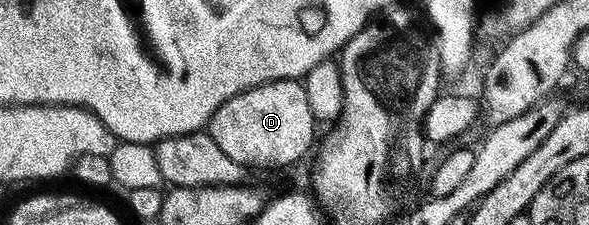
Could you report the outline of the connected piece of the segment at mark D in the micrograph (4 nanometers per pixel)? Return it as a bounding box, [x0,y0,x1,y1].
[207,79,315,170]

